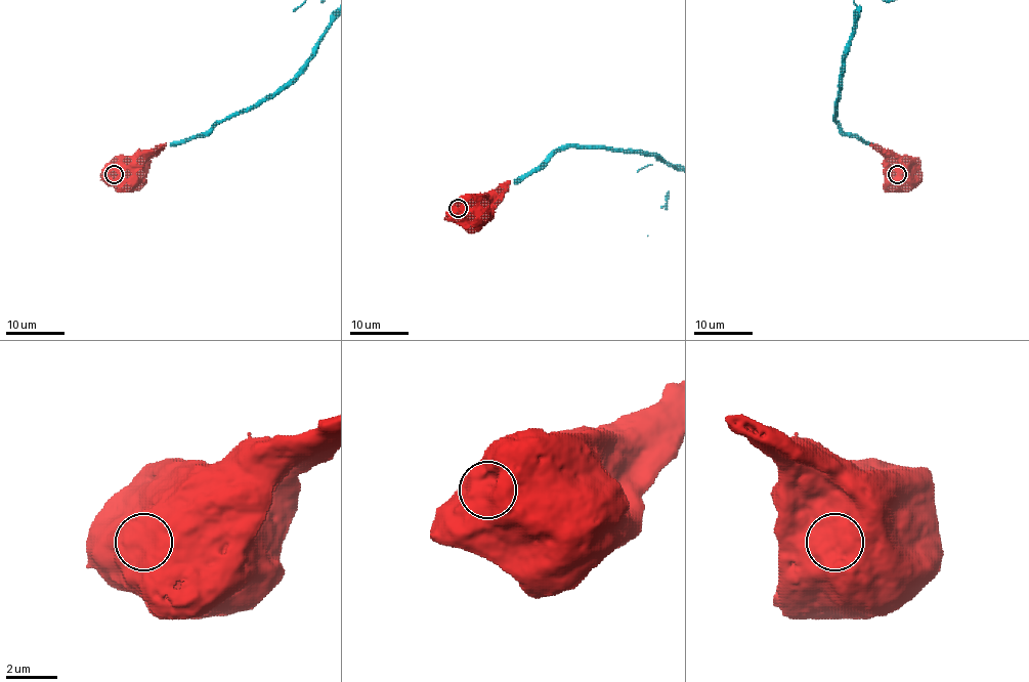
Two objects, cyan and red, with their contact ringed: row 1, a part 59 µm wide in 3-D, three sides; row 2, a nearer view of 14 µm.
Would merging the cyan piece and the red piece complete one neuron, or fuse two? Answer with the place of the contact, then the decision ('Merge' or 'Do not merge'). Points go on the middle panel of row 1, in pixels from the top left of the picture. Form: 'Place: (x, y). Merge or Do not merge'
Place: (458, 208). Merge

